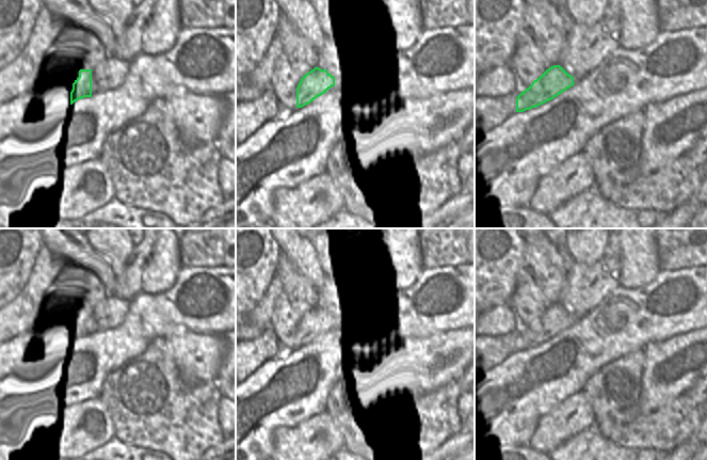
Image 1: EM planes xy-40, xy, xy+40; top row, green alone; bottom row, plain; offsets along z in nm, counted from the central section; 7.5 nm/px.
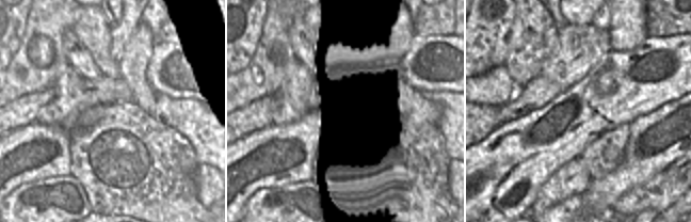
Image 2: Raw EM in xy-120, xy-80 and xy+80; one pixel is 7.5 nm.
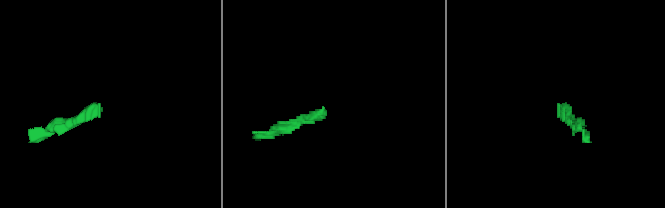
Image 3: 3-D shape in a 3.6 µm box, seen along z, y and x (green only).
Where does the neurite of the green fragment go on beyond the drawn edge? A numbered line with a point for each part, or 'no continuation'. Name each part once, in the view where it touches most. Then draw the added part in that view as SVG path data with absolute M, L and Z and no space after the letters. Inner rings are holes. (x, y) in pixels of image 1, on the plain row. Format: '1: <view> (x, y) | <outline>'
1: xy-40 (106, 319) | M100 306L100 312L92 316L92 332L112 330L122 323L125 316L126 313L123 311L112 313L106 306Z

